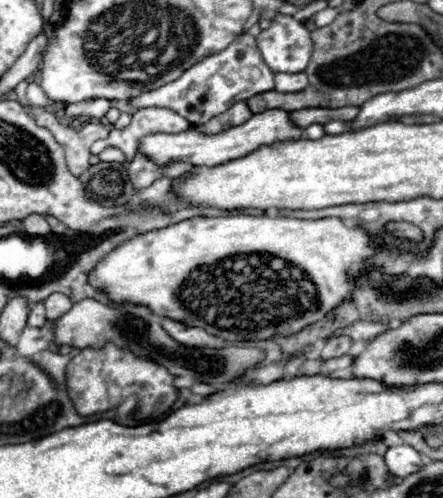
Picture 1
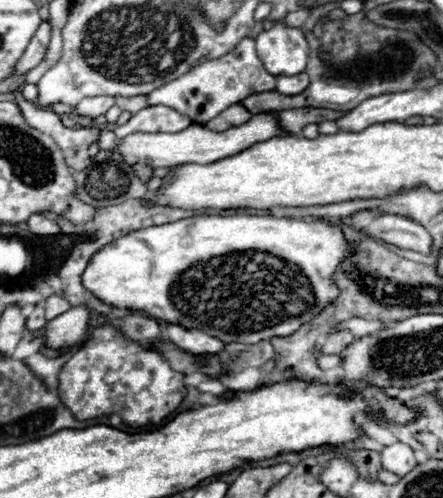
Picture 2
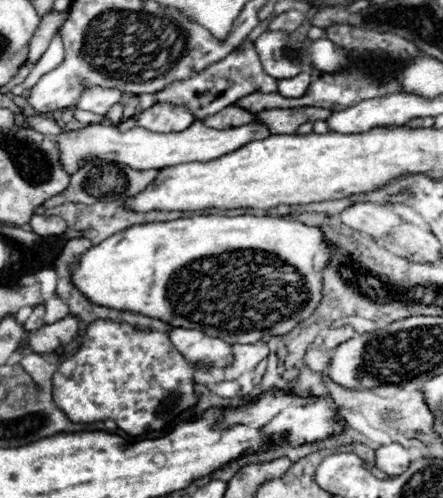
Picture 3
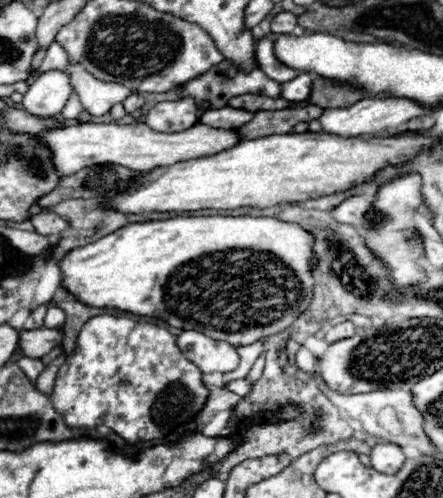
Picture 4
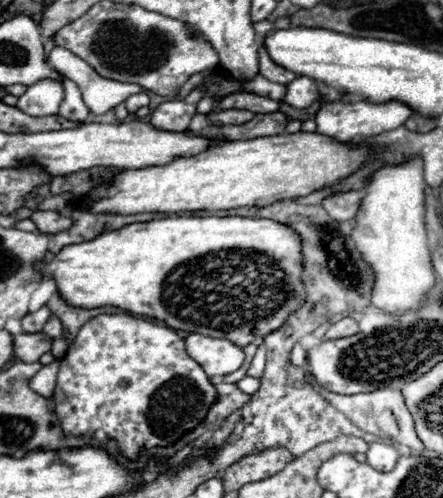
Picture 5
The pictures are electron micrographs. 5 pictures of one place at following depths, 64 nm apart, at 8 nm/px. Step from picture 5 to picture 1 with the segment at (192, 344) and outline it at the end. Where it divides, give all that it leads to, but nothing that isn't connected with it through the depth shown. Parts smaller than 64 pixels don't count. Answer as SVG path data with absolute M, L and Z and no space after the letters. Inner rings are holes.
M164 318L162 320L162 328L174 338L178 340L180 344L186 344L186 346L212 346L212 348L222 348L224 346L224 340L218 338L218 336L212 336L208 334L206 330L202 328L194 328L194 326L186 326L182 322L176 322L176 320L170 320L170 318Z

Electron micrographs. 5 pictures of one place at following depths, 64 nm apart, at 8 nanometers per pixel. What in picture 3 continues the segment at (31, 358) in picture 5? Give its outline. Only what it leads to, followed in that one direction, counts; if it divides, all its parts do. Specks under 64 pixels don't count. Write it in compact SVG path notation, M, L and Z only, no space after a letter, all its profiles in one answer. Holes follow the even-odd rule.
M68 314L66 318L54 322L54 324L44 324L36 332L28 332L28 344L34 348L38 354L48 354L54 352L60 346L70 344L78 336L78 316Z

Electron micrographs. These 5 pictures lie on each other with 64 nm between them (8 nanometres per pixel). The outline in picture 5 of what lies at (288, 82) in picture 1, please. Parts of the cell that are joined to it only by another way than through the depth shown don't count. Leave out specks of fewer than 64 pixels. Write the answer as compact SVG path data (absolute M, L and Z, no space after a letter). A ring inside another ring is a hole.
M298 76L286 86L284 102L294 108L308 108L314 100L318 100L320 88L318 84L308 76Z

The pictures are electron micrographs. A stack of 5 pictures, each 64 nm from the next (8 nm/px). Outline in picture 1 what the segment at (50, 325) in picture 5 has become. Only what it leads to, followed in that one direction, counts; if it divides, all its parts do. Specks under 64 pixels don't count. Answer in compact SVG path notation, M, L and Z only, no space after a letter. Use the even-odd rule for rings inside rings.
M50 294L46 300L44 300L44 306L46 306L46 318L48 320L58 320L64 312L68 312L72 308L72 300L70 296L66 294Z

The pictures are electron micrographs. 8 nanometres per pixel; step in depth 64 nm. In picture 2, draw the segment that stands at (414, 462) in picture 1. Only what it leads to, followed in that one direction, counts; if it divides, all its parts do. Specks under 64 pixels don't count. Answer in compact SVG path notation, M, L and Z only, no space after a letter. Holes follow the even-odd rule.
M396 442L392 446L386 446L382 452L382 466L384 470L390 470L398 476L406 476L410 470L416 468L416 458L414 458L414 452L410 446L402 444L402 442Z

